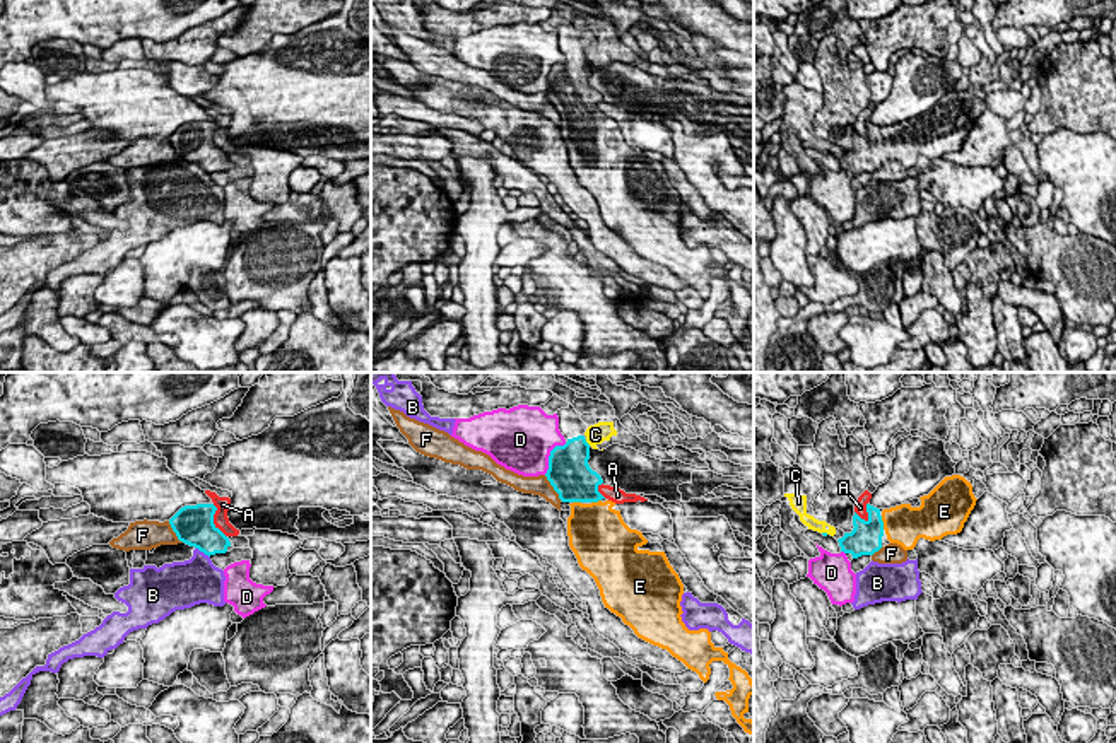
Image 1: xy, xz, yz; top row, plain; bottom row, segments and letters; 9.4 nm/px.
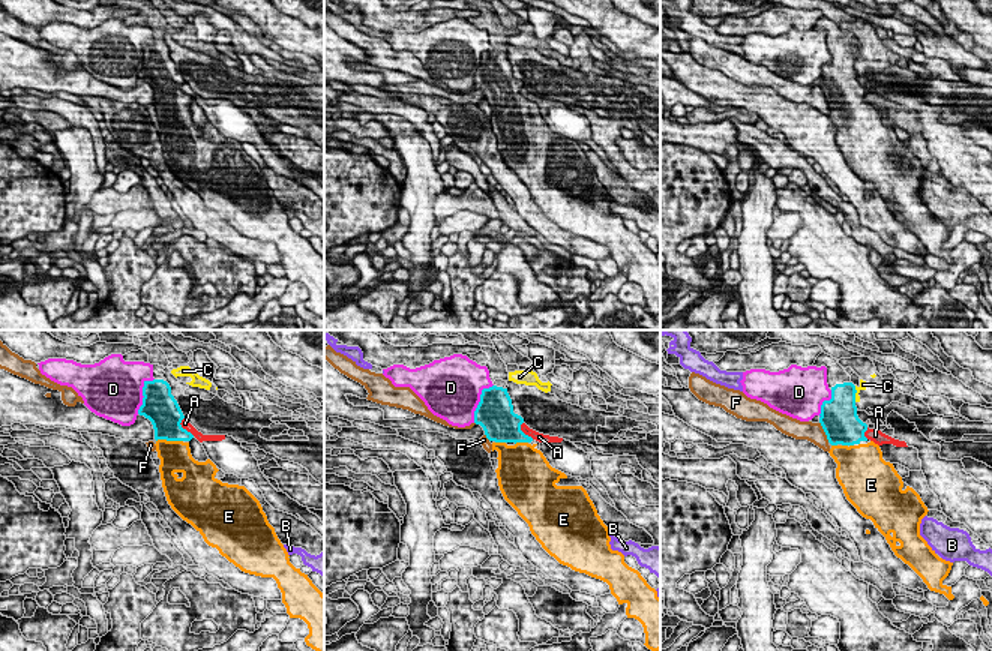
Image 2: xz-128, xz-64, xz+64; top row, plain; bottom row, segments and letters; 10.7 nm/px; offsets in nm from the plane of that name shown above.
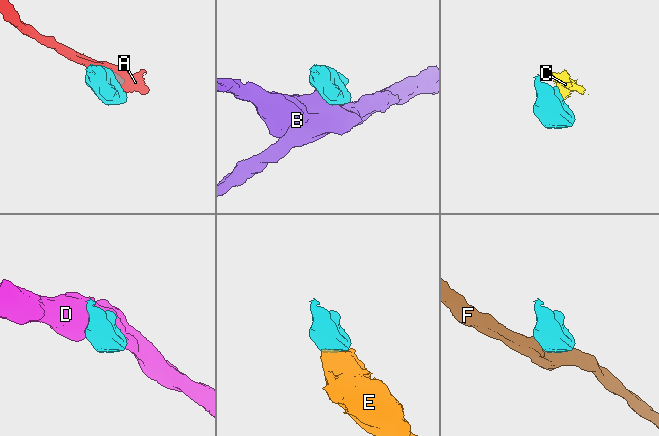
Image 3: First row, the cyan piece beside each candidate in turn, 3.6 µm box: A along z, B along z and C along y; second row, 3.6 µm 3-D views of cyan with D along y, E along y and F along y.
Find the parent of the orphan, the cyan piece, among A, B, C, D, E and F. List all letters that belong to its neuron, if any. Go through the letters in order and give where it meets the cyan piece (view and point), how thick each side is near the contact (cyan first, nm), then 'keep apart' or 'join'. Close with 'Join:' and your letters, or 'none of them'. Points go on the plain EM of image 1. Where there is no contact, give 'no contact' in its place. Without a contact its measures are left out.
A: xy (212, 139) | 380/140 nm | keep apart
B: xy (202, 168) | 360/360 nm | keep apart
C: xz (587, 60) | 360/190 nm | keep apart
D: xz (551, 72) | 400/480 nm | keep apart
E: yz (882, 140) | 300/380 nm | join
F: xz (552, 103) | 400/190 nm | keep apart
Join: E

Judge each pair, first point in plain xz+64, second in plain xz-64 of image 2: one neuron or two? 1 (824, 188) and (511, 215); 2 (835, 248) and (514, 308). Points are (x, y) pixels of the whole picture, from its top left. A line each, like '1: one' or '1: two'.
1: two
2: two

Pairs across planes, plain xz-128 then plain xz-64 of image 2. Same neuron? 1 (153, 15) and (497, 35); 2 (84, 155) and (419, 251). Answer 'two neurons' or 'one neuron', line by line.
1: one neuron
2: one neuron

